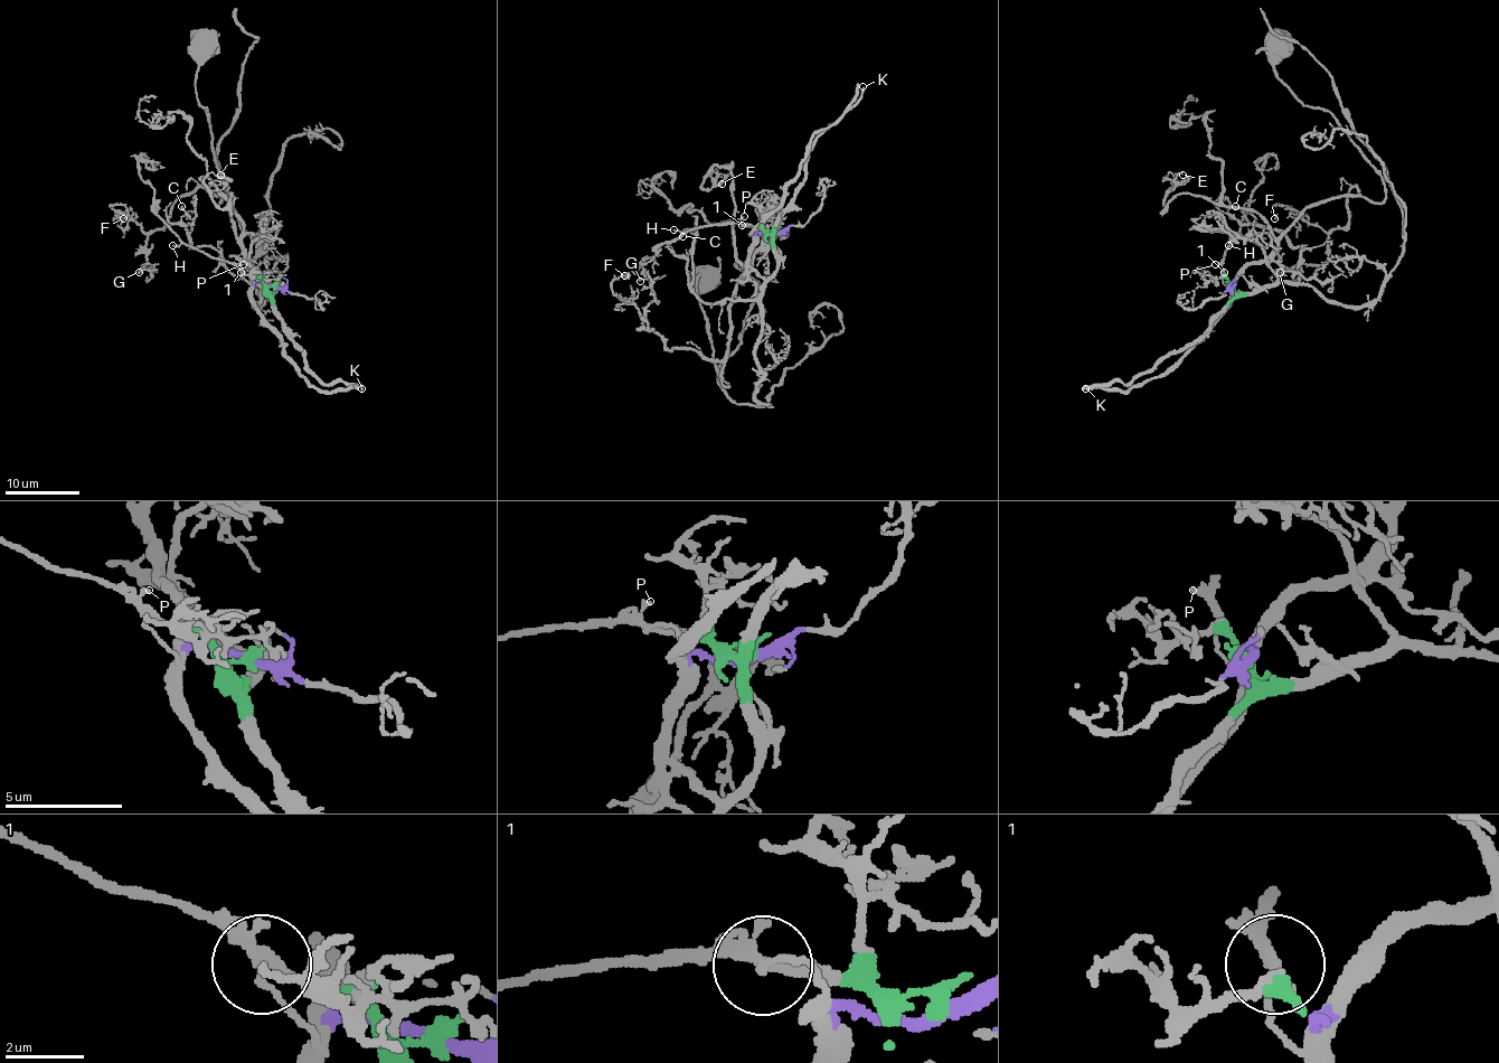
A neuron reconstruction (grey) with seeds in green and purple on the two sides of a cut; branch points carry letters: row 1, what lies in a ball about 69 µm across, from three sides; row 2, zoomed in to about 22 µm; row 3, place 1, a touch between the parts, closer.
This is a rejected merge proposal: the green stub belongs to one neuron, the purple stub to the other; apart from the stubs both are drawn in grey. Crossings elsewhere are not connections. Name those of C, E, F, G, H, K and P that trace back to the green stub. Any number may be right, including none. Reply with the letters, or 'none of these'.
C, H, K

